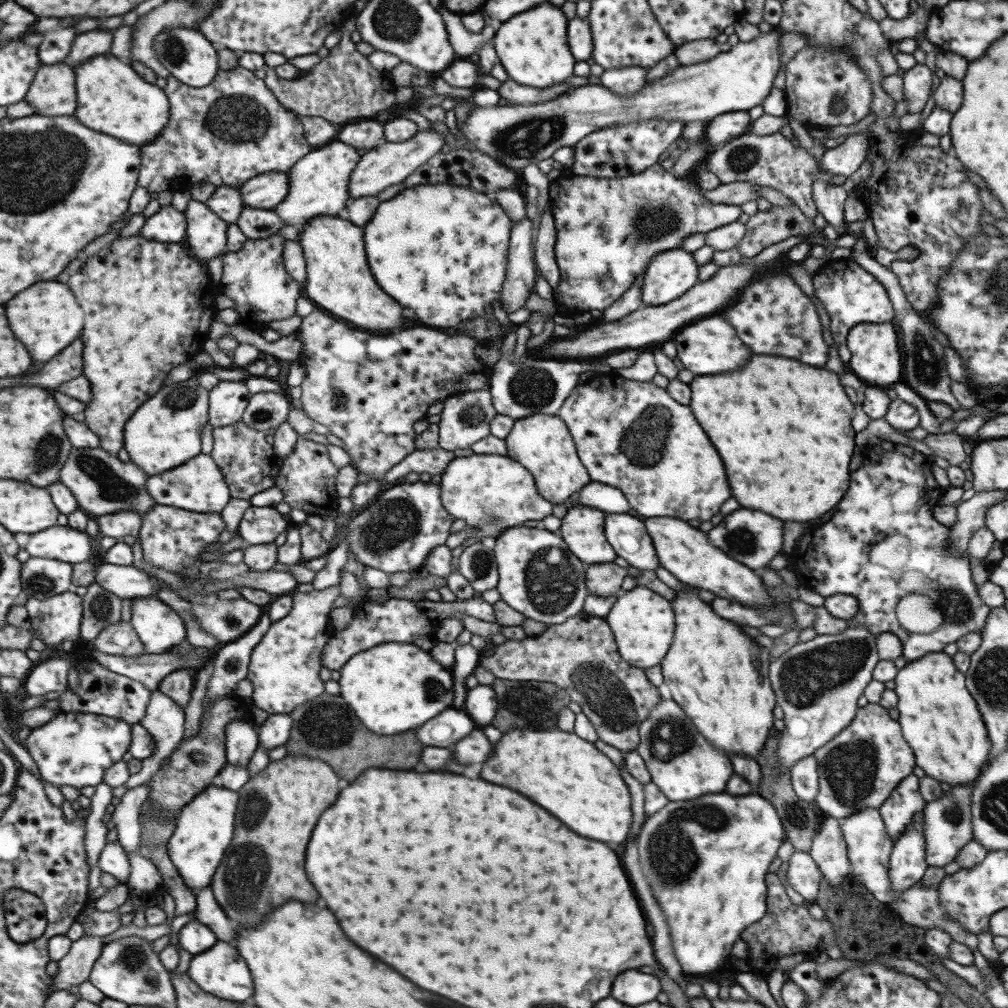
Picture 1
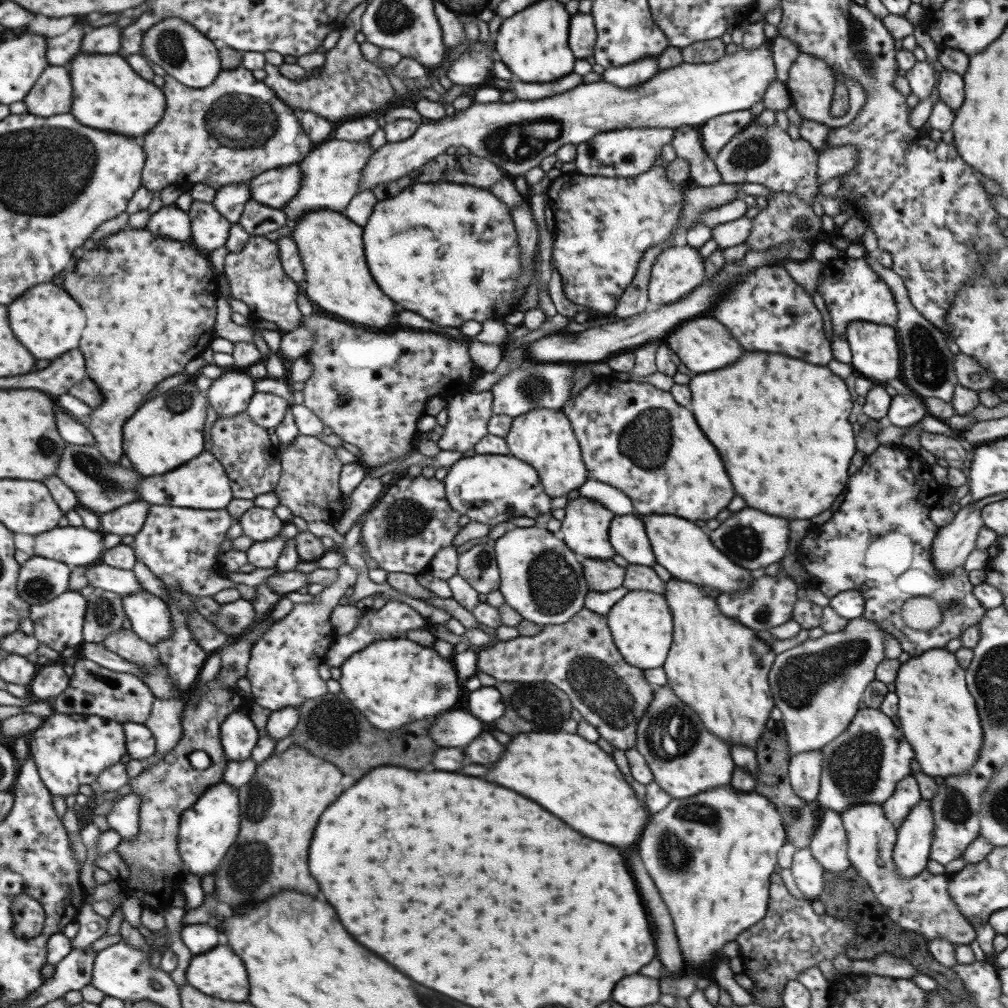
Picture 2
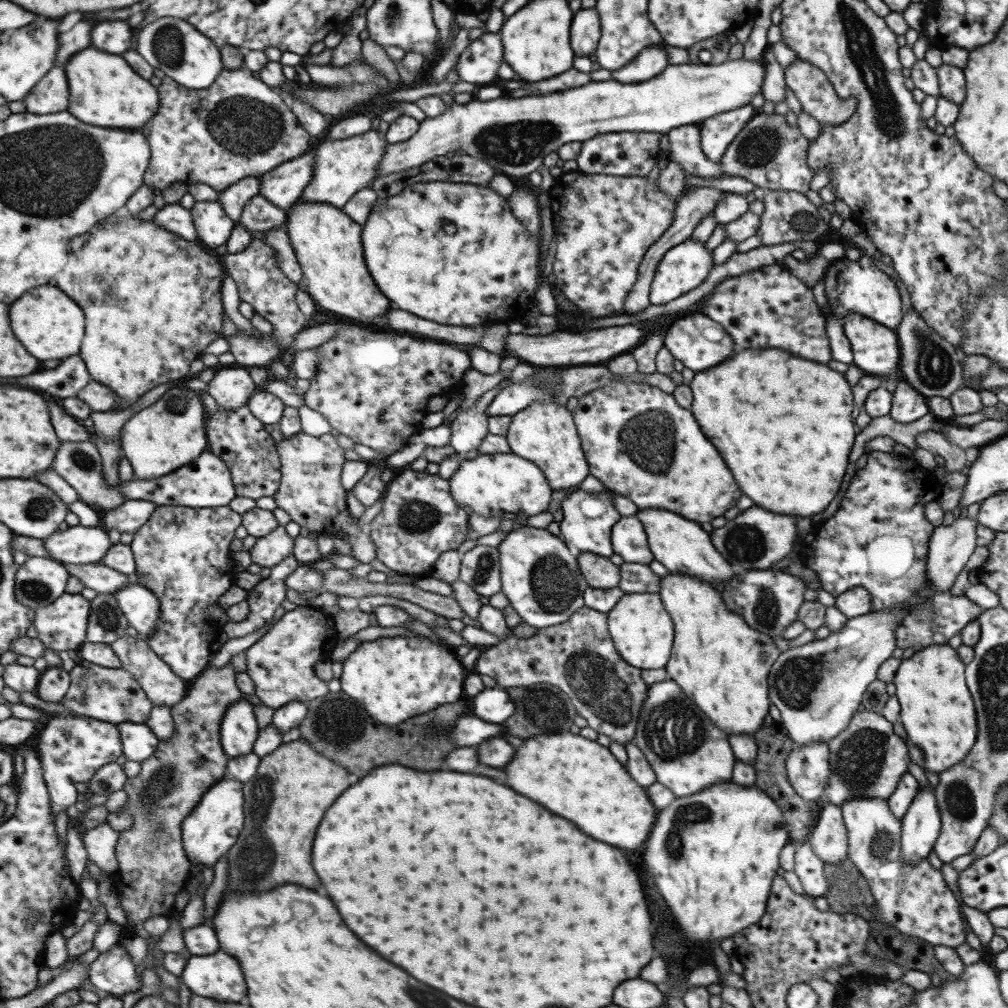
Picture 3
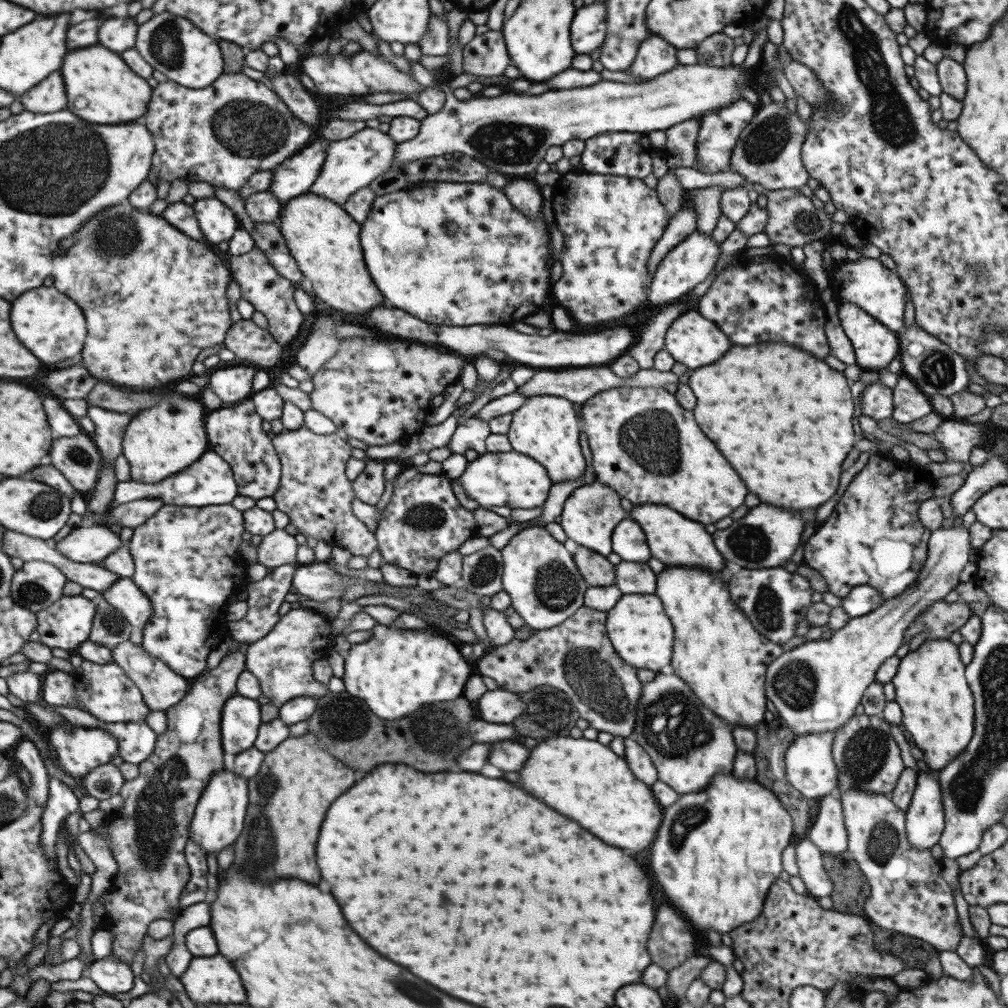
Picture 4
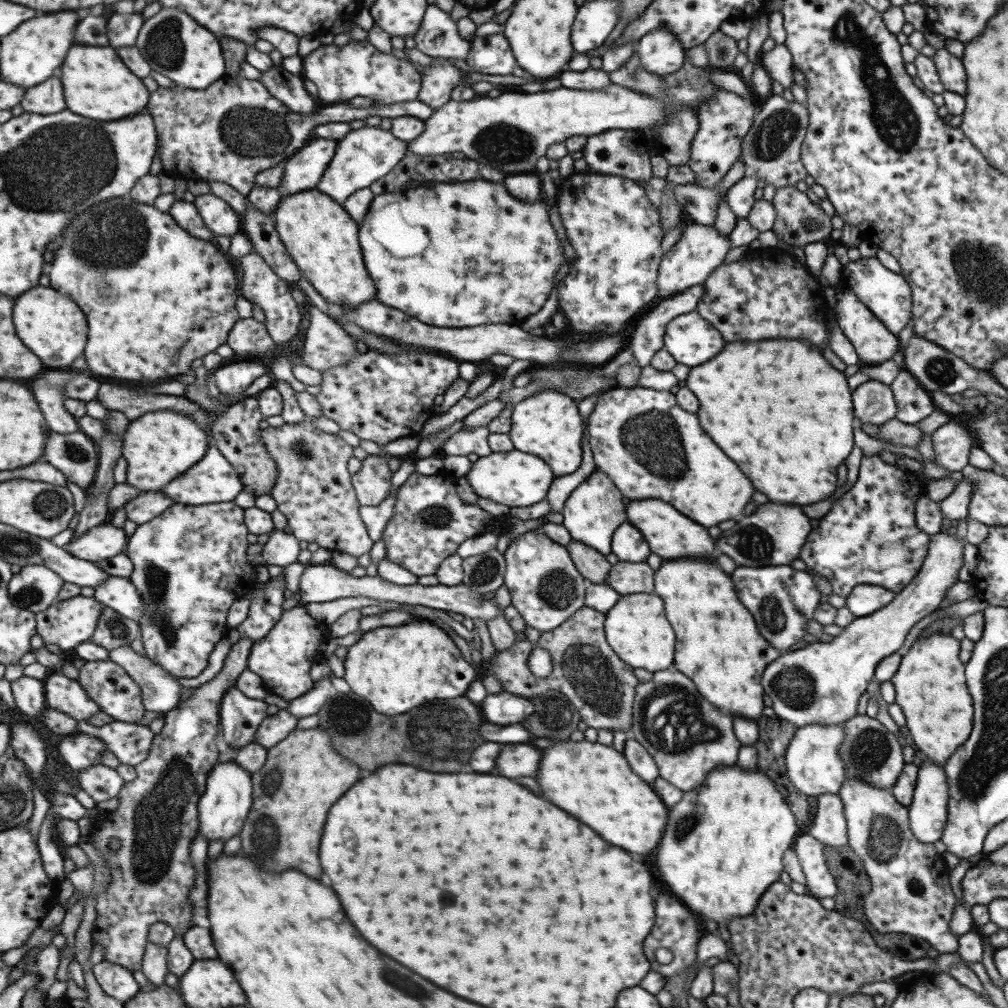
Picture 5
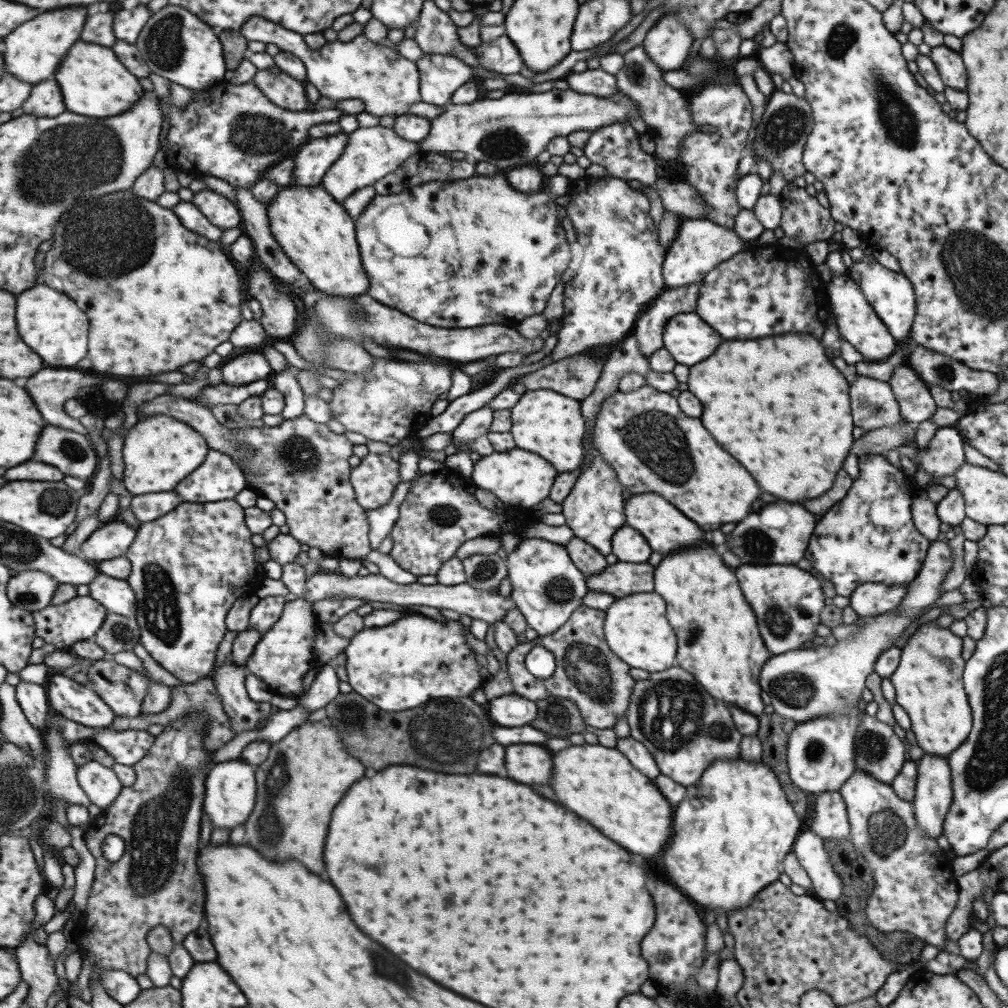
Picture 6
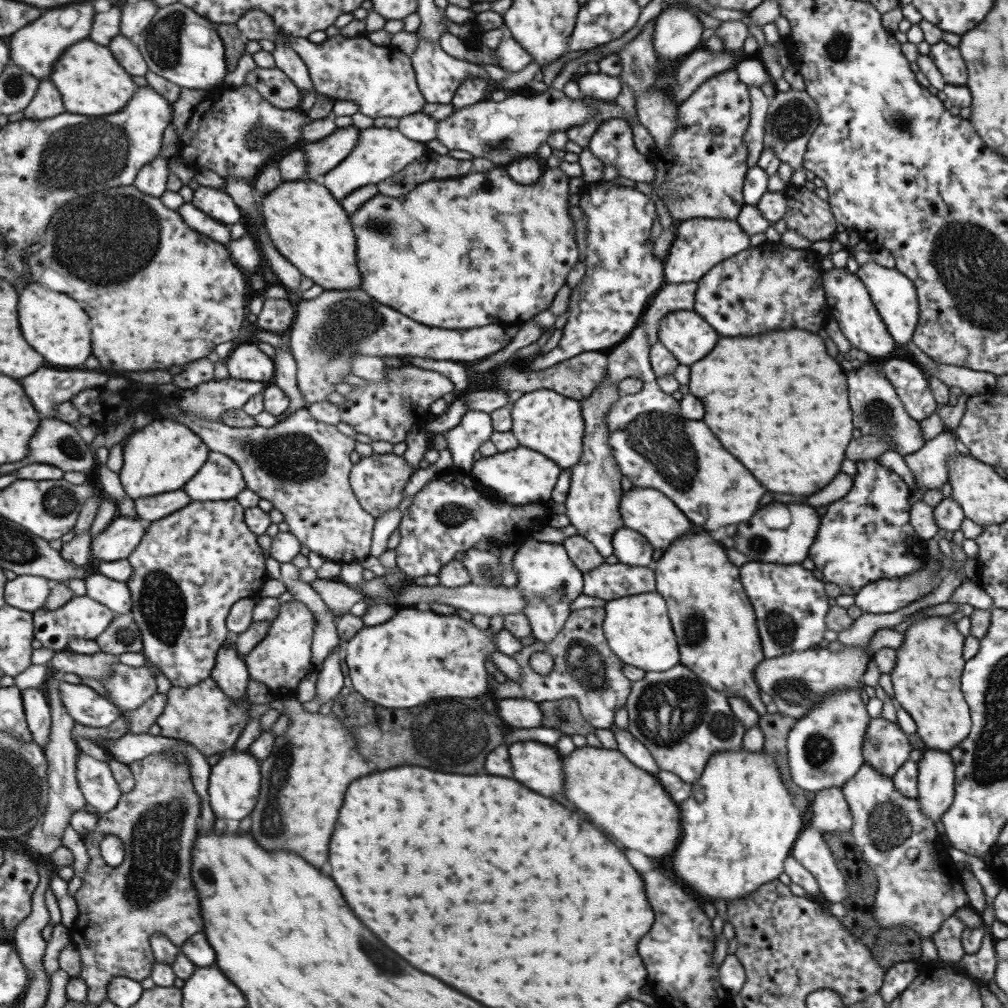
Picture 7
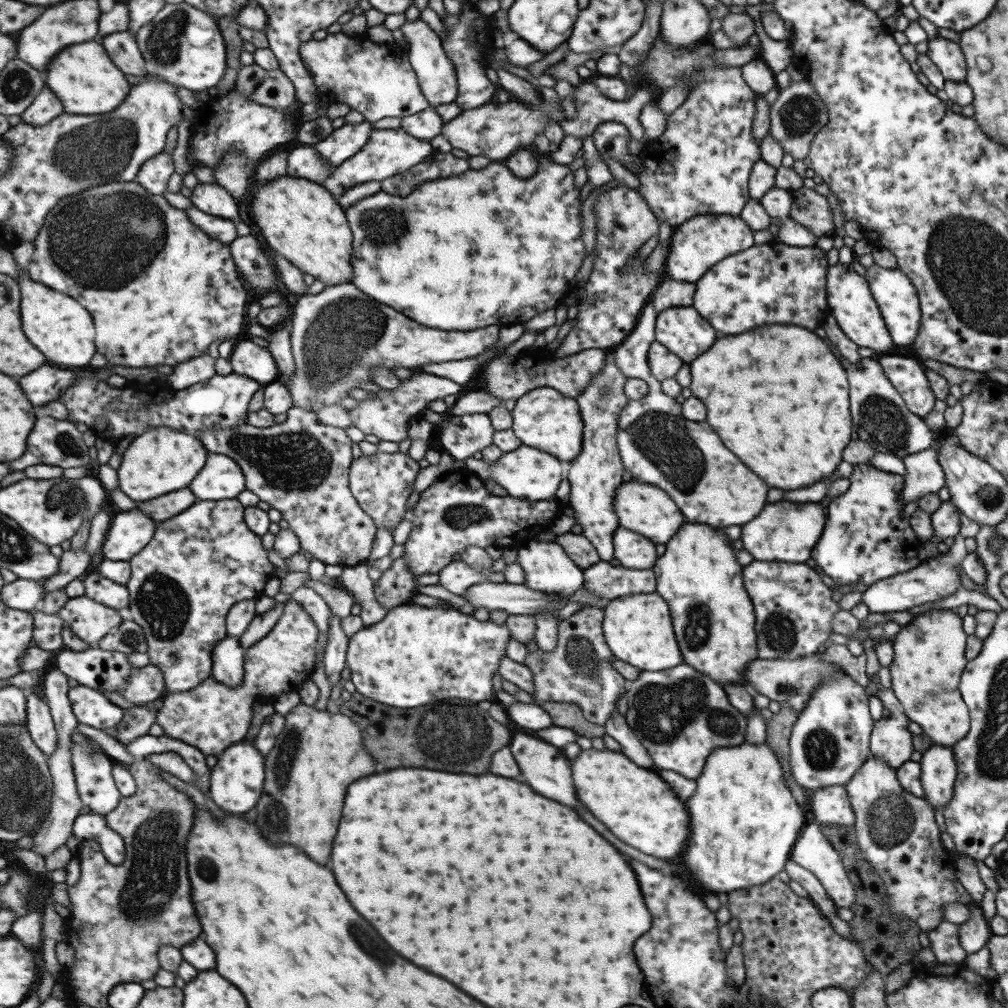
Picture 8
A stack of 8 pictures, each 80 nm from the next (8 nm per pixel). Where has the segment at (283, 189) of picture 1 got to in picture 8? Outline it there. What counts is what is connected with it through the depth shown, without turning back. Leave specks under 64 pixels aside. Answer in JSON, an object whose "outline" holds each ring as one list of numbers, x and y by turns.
{"outline":[[363,121,360,124,344,124,330,132,325,140,311,146,319,156,336,167,345,158,351,158,355,152,361,150,361,146,367,142,371,134,371,123]]}

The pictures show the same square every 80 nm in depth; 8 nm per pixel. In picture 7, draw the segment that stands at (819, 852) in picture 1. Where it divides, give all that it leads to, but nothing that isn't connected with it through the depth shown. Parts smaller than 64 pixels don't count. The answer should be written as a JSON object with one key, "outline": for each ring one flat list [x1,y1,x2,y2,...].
{"outline":[[826,788,815,792,811,800,811,826,819,832,848,834,852,816,840,788]]}

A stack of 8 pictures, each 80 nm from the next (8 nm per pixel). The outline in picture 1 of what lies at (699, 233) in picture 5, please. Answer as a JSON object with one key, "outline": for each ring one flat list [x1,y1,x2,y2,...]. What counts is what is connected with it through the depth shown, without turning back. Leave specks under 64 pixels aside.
{"outline":[[681,248,655,255,643,271,641,302,643,306,659,306,675,300,699,282,698,264]]}

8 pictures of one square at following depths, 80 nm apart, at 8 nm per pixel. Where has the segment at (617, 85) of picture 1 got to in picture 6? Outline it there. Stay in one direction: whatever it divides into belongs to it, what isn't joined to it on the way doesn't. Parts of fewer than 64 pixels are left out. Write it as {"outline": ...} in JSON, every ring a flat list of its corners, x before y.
{"outline":[[665,15,647,31,641,43,647,56,661,72,679,70,685,62,694,38,688,28,675,16]]}

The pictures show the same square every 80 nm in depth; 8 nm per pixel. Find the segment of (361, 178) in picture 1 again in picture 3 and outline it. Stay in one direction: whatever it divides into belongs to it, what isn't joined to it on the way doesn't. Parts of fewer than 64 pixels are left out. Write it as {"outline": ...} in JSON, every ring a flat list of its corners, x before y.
{"outline":[[763,58,757,60,725,60,721,64,701,63,668,64,659,74,640,83,623,84,616,80,589,81,581,88,571,88,565,92,553,92,541,96,523,96,523,98,505,98,499,96,495,100,483,102,472,98,465,104,452,101,444,112,435,118,425,118,418,124,418,130,404,142,385,146,382,159,379,161,377,173,373,180,387,174,398,175,411,167,419,166,431,157,443,156,448,152,461,151,465,155,482,160,493,168,497,174,507,175,512,179,528,176,540,168,542,158,555,148,567,143,583,143,585,140,608,132,636,132,640,134,658,134,671,131,681,125,698,126,711,116,749,105,751,96,759,94,766,63]]}

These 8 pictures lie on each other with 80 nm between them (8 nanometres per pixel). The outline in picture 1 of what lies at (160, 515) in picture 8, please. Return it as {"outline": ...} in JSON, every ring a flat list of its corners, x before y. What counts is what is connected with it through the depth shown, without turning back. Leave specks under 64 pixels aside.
{"outline":[[120,510,95,517,99,537,110,536,119,540,122,536,136,537,142,516,134,510]]}

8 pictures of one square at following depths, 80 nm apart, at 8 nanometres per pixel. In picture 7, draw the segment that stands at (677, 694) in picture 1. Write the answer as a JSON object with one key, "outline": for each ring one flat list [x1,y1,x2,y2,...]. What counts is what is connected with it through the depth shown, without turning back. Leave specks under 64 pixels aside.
{"outline":[[691,530,687,536,675,540,669,548,665,548,661,558,652,563,654,572,654,592,665,598,667,616,671,620,671,628,675,632,677,648,679,648,679,662,689,666,701,680,705,680,713,690,719,690,727,696,739,696,749,703,757,713,758,718,766,713,765,705,759,700,760,690,753,684,754,668,761,662,763,652,755,624,754,610,739,584,739,570,733,566,725,550,703,530]]}

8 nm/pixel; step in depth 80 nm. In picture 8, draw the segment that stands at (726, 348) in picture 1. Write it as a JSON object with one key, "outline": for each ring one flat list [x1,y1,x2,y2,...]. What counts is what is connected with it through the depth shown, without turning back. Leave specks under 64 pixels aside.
{"outline":[[692,306,660,310,654,320,654,337,687,364,717,338,715,329]]}

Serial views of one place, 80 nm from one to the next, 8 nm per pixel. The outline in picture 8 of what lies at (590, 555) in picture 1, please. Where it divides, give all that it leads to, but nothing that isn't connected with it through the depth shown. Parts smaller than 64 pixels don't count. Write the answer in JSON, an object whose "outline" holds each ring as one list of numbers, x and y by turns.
{"outline":[[613,348,605,352,602,369,588,380,585,390,574,398,582,420,582,441,579,454,570,460,566,476,570,493,566,505,573,510,575,524,581,526,581,534,595,547,600,560,609,562,614,558,612,534,618,527,612,500,624,471,616,443,618,416,628,403,628,398,623,393,626,376,615,364]]}

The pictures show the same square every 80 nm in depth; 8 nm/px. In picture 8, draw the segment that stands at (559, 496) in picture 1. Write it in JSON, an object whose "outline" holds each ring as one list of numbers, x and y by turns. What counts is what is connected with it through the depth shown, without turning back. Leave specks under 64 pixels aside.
{"outline":[[535,388,516,399,510,413,512,414,510,429,521,444,546,452,560,461,570,461,579,454,582,420,574,398,563,396,553,388]]}

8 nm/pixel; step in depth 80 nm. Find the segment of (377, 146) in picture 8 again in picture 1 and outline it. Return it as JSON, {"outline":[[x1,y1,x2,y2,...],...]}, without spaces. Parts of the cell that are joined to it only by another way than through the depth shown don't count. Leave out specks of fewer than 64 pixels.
{"outline":[[333,140,317,150,302,156,287,174,287,194,284,199,273,208,274,213,284,225,301,227,314,216,333,216,346,208,348,200,347,181,351,171,359,162,357,149]]}

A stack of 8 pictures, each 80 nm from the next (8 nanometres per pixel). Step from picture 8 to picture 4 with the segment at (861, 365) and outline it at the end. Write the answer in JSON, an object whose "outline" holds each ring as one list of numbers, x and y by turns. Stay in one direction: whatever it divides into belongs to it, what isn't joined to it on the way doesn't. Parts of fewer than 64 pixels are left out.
{"outline":[[869,384,861,392,861,414,873,420,885,420,892,416,894,404,892,403,892,390,881,384]]}

